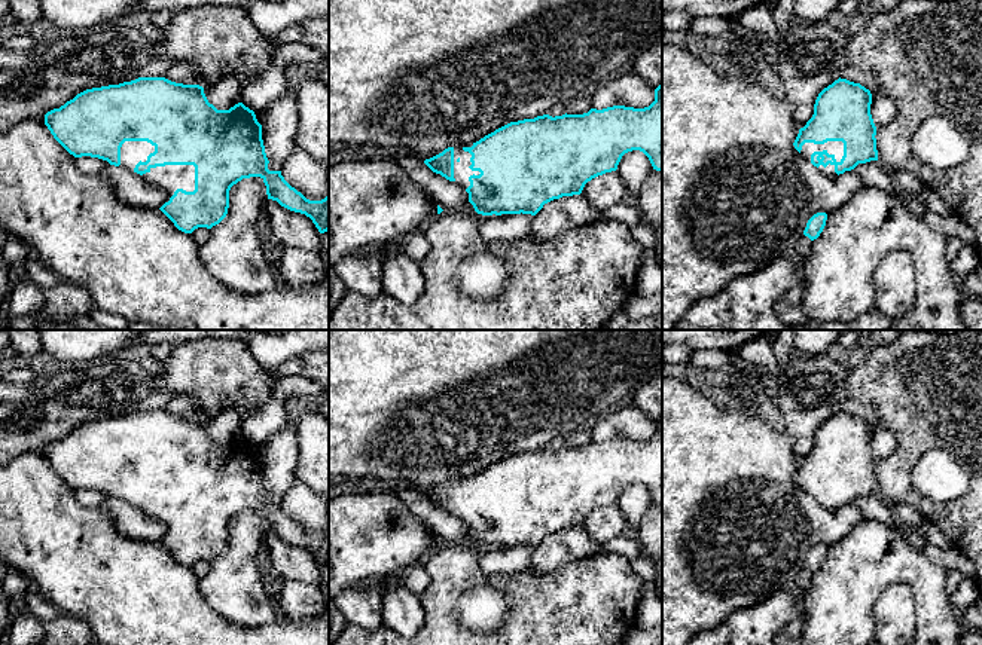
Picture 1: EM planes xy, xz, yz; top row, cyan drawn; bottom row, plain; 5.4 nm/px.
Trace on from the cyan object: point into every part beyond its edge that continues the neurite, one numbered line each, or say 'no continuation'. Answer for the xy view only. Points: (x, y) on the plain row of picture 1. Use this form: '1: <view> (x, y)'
1: xy (170, 510)

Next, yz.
1: yz (833, 480)

